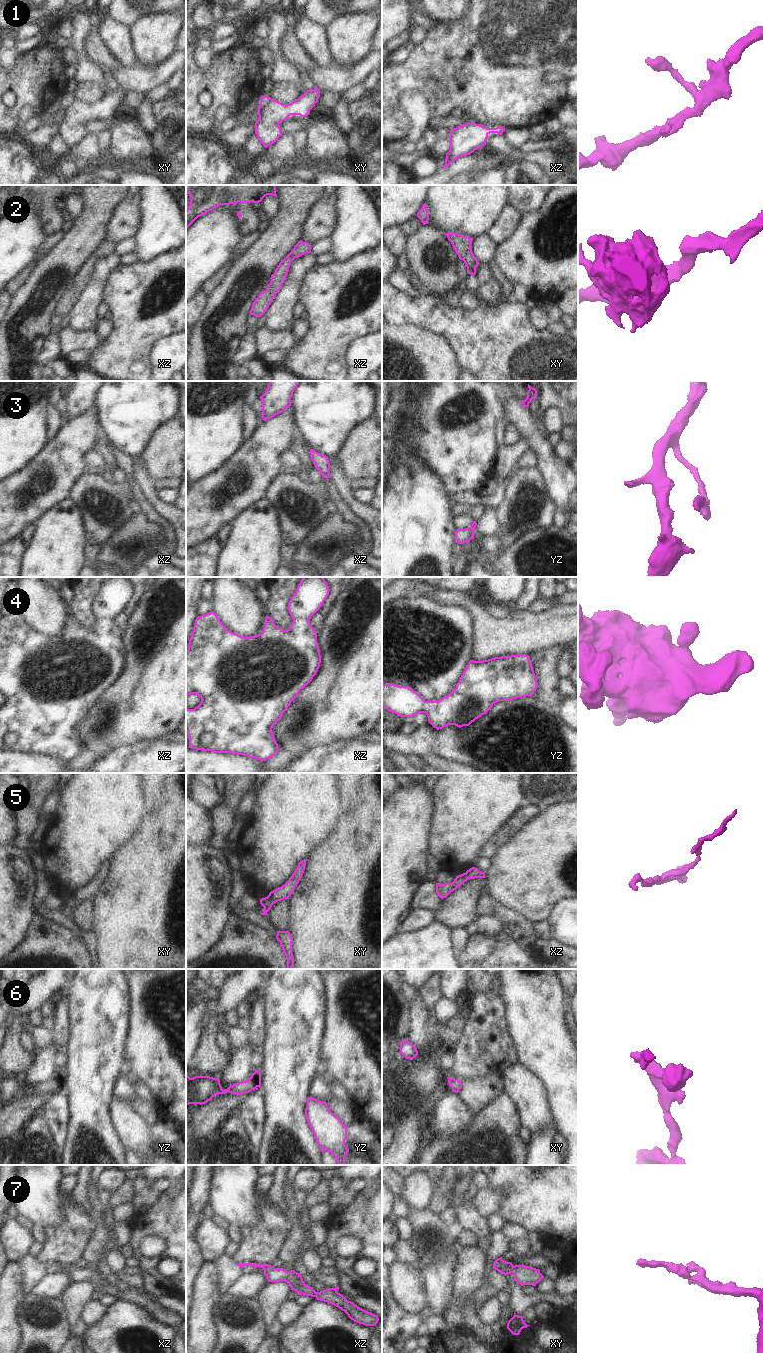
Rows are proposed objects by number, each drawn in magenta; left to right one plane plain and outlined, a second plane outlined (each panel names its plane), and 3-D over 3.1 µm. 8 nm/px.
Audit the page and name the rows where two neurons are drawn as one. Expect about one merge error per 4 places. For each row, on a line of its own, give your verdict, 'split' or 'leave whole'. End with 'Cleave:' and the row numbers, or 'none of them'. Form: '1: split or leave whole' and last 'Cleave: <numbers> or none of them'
1: leave whole
2: leave whole
3: leave whole
4: leave whole
5: leave whole
6: leave whole
7: leave whole
Cleave: none of them

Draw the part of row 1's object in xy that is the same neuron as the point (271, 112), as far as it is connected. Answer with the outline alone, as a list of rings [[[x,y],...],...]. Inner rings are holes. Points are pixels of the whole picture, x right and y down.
[[[315,86],[307,90],[290,104],[282,104],[268,96],[262,96],[258,107],[259,119],[255,123],[255,134],[265,148],[276,142],[282,135],[279,123],[290,115],[306,117],[320,97],[320,90]]]

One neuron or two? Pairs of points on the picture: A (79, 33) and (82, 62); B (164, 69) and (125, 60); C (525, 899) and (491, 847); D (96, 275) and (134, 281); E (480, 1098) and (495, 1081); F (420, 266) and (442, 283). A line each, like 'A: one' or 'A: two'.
A: one
B: two
C: two
D: two
E: one
F: one

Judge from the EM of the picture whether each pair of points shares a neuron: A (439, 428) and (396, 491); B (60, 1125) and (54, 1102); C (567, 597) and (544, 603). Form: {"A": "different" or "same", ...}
{"A": "different", "B": "same", "C": "same"}

